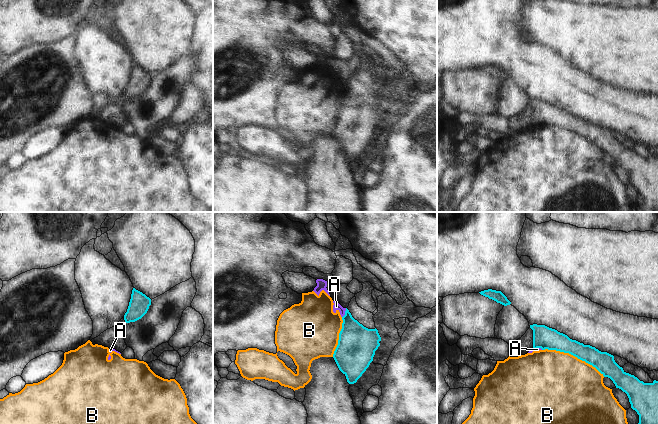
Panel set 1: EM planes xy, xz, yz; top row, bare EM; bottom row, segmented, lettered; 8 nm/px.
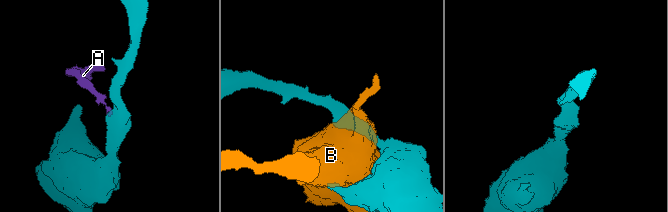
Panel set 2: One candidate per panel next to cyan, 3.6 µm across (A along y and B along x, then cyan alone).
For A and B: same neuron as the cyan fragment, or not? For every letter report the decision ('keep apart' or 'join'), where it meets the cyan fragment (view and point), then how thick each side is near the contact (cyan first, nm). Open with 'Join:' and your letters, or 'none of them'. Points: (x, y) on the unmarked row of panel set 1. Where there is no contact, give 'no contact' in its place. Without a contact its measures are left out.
Join: none of them
A: keep apart; meets cyan in xz at (345, 89); 280 nm thick on the cyan side, 60 nm on the other
B: keep apart; meets cyan in yz at (573, 131); 180 nm thick on the cyan side, 500 nm on the other

